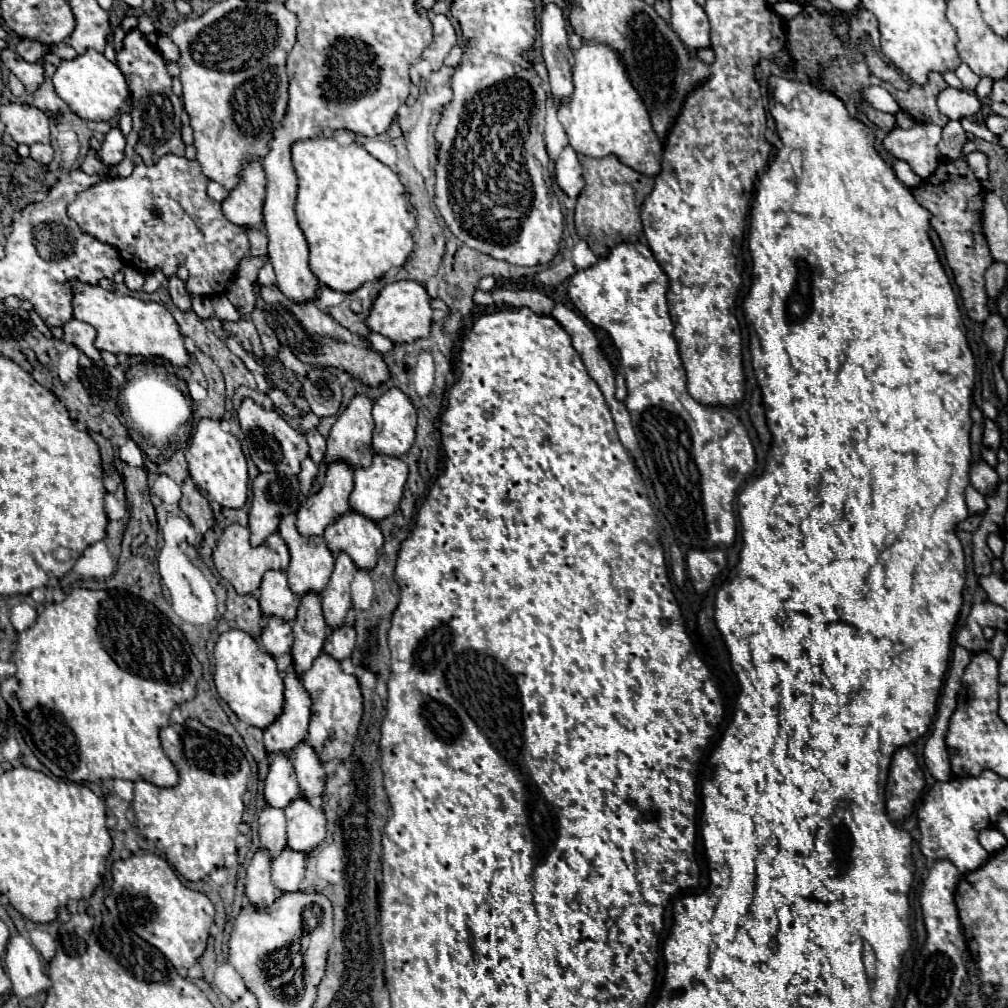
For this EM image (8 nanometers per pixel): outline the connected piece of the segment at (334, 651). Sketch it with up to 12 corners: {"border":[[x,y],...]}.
{"border":[[354,625],[332,629],[324,651],[342,661],[356,643]]}

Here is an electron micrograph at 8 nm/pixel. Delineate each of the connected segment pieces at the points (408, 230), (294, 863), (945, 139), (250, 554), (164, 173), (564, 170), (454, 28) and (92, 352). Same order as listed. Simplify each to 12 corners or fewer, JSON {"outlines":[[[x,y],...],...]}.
{"outlines":[[[292,145],[310,271],[342,293],[402,267],[416,215],[362,145]],[[290,847],[272,861],[278,891],[298,891],[306,855]],[[960,121],[942,127],[938,149],[944,159],[958,159],[966,131]],[[224,529],[214,549],[220,575],[240,595],[268,569],[288,567],[280,533],[250,545],[250,529]],[[164,155],[68,205],[124,265],[222,295],[246,233],[196,159]],[[572,147],[558,161],[556,185],[576,199],[584,187],[582,167]],[[432,13],[434,39],[424,57],[440,69],[458,41],[454,17]],[[72,317],[66,321],[62,341],[76,345],[94,361],[96,331]]]}

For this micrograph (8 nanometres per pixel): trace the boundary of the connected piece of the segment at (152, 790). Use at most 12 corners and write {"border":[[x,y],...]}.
{"border":[[196,719],[160,731],[180,783],[136,825],[188,881],[236,853],[250,767]]}

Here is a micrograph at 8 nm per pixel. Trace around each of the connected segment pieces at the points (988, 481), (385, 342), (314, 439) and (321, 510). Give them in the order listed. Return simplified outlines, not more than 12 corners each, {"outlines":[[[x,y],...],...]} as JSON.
{"outlines":[[[982,459],[970,465],[970,483],[988,495],[998,485],[996,471]],[[366,335],[370,347],[378,353],[386,353],[394,345],[390,339],[378,335]],[[308,437],[310,459],[320,465],[326,455],[326,439]],[[326,465],[318,493],[298,509],[298,531],[322,535],[350,509],[354,469]]]}

